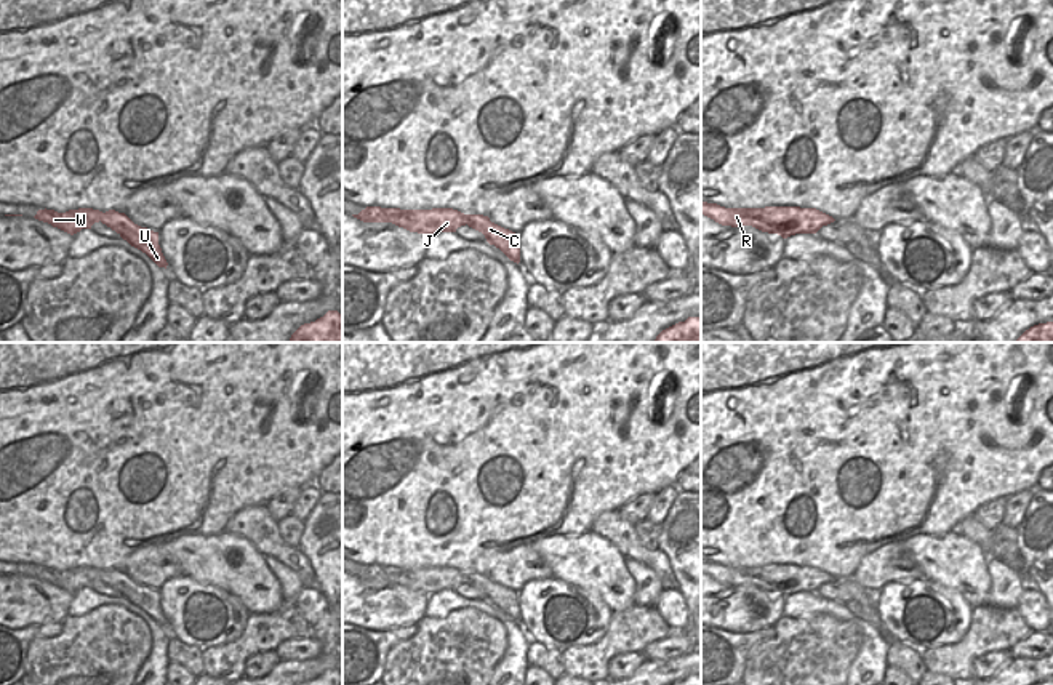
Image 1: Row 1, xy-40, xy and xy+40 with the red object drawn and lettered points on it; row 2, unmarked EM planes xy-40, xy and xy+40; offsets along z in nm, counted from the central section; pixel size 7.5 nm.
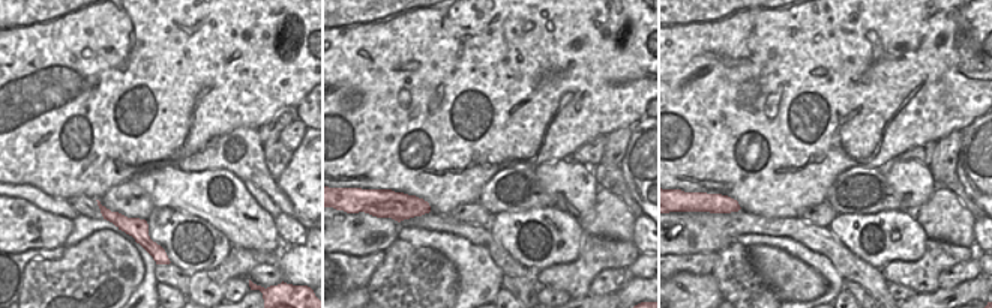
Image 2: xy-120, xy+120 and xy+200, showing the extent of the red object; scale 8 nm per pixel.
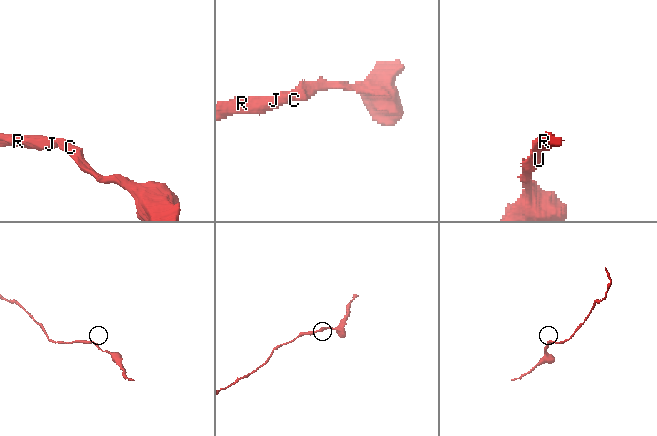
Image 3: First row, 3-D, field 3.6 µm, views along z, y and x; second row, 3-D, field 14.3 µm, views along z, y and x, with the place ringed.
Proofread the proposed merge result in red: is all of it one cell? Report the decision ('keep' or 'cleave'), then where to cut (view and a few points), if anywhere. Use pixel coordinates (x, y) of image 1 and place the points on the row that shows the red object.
keep | no cut

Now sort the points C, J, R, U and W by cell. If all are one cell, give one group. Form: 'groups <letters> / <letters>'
groups C J R U W

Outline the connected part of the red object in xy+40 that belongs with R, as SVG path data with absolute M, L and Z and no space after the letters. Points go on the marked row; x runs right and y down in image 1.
M701 202L701 214L722 226L752 226L762 232L787 238L795 234L816 234L835 219L816 208L765 206L765 208L725 208L717 203Z

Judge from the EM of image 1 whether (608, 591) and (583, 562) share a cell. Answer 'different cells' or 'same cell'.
same cell

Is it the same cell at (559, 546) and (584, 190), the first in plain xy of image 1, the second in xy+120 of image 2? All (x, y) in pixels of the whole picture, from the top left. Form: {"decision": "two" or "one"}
{"decision": "one"}

